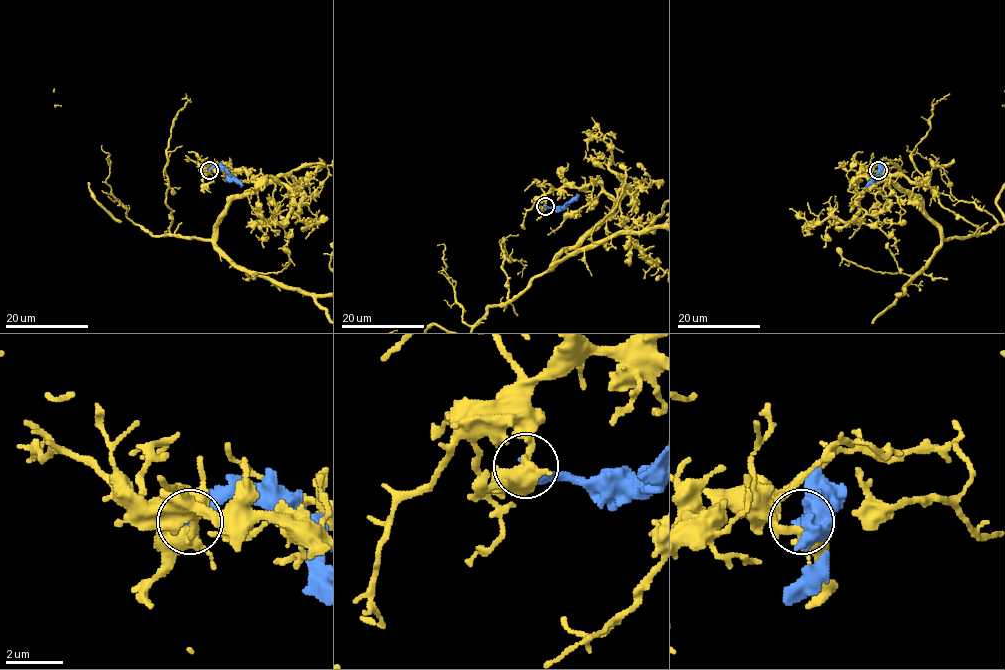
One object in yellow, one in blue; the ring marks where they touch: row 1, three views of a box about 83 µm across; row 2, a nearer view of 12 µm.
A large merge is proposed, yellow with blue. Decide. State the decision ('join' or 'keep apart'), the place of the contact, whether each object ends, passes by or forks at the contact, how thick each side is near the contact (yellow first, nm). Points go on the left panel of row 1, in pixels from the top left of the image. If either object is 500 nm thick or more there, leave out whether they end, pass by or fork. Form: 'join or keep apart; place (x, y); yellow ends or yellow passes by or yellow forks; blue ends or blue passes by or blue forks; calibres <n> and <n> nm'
keep apart; place (209, 170); yellow forks; blue ends; calibres 400 and 360 nm

